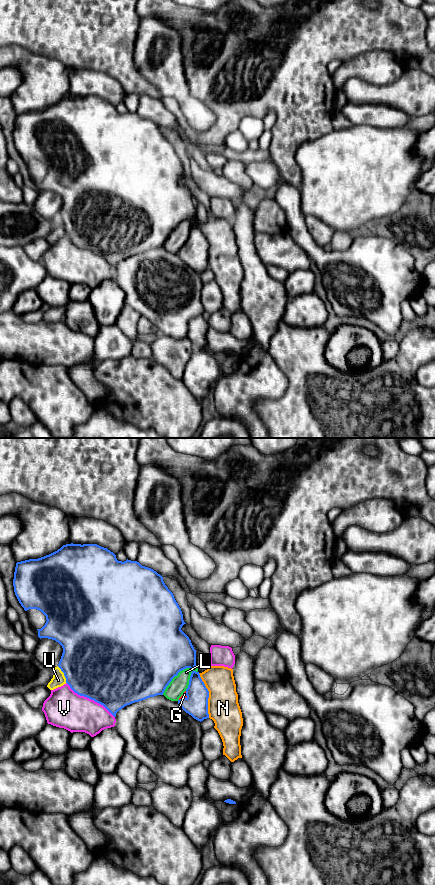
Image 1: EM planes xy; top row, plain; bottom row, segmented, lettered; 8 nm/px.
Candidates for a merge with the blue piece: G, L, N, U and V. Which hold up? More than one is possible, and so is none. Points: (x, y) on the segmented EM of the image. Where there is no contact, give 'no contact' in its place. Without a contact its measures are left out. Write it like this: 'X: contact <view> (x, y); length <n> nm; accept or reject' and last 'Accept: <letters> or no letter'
G: contact xy (183, 696); length 100 nm; accept
L: contact xy (176, 675); length 360 nm; reject
N: contact xy (208, 695); length 380 nm; reject
U: contact xy (64, 674); length 150 nm; reject
V: contact xy (90, 698); length 480 nm; reject
Accept: G

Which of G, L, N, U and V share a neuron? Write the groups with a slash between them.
G / L / N / U / V

